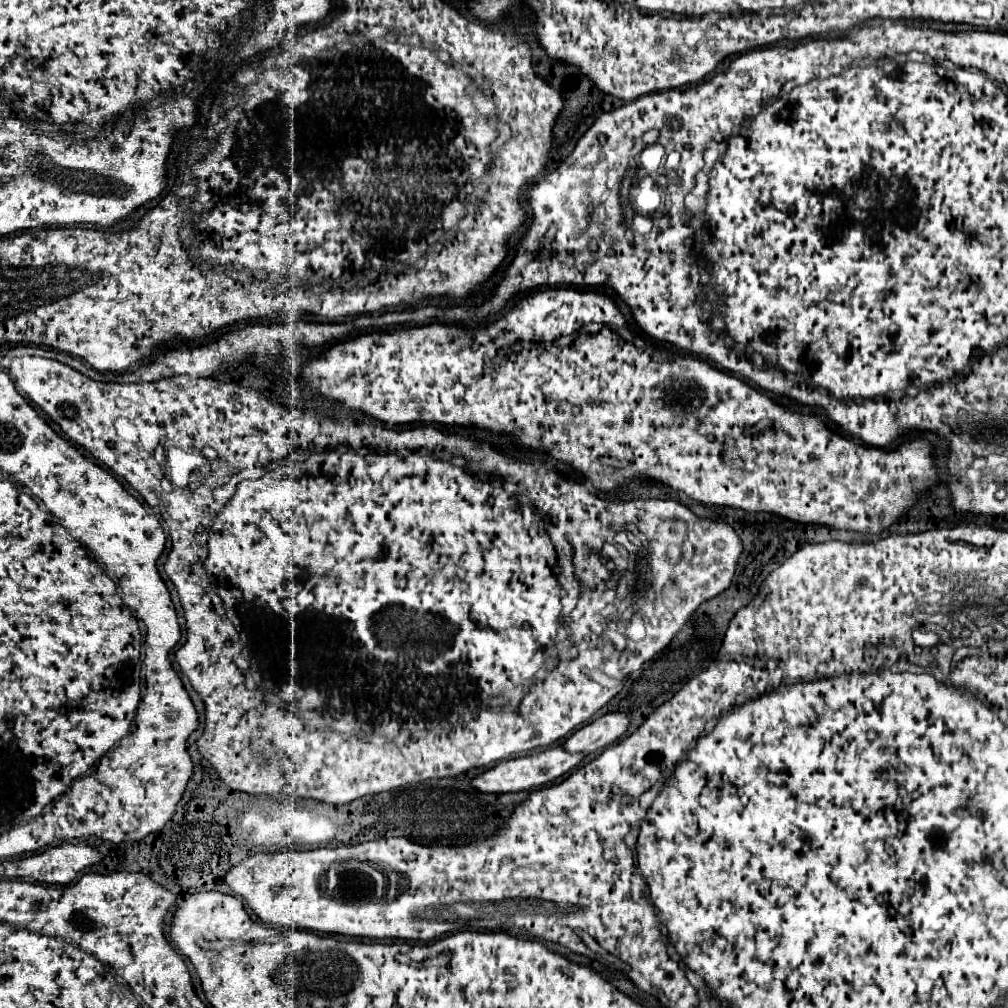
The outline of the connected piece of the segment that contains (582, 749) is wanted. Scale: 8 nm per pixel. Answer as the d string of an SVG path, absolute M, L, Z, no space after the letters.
M610 712L602 718L596 718L594 722L582 726L576 730L566 742L564 748L570 754L592 754L600 748L610 746L614 740L618 740L630 724L630 718L626 712Z

